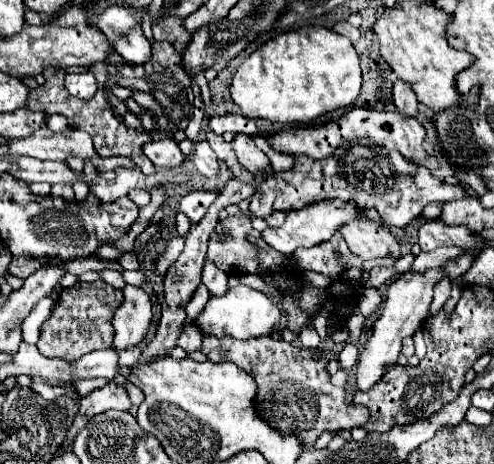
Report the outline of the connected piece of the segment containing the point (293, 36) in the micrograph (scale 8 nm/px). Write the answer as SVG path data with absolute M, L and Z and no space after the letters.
M307 25L297 31L283 31L255 53L251 53L237 69L231 81L231 99L241 109L241 115L247 119L267 119L271 123L309 123L319 119L325 113L349 107L355 103L361 91L361 65L359 55L351 41L335 31L325 27Z

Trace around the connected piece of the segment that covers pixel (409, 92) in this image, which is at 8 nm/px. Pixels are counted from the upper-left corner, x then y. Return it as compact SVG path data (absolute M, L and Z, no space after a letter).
M395 81L393 83L393 105L403 115L417 117L417 113L421 111L421 105L419 105L419 101L417 101L411 85L405 83L405 81Z

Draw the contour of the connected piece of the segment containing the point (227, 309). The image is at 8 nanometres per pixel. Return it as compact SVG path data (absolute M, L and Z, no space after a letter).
M239 285L229 289L225 295L215 297L211 295L205 309L199 313L199 317L193 321L201 335L215 335L215 337L235 337L235 339L251 339L251 337L263 337L273 333L273 327L279 325L281 311L279 307L261 291Z

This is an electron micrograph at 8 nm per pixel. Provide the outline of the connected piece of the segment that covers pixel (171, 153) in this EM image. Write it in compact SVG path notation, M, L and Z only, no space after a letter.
M161 139L161 141L151 141L143 145L145 155L151 159L155 167L179 167L185 161L185 155L181 153L179 145L173 139Z

